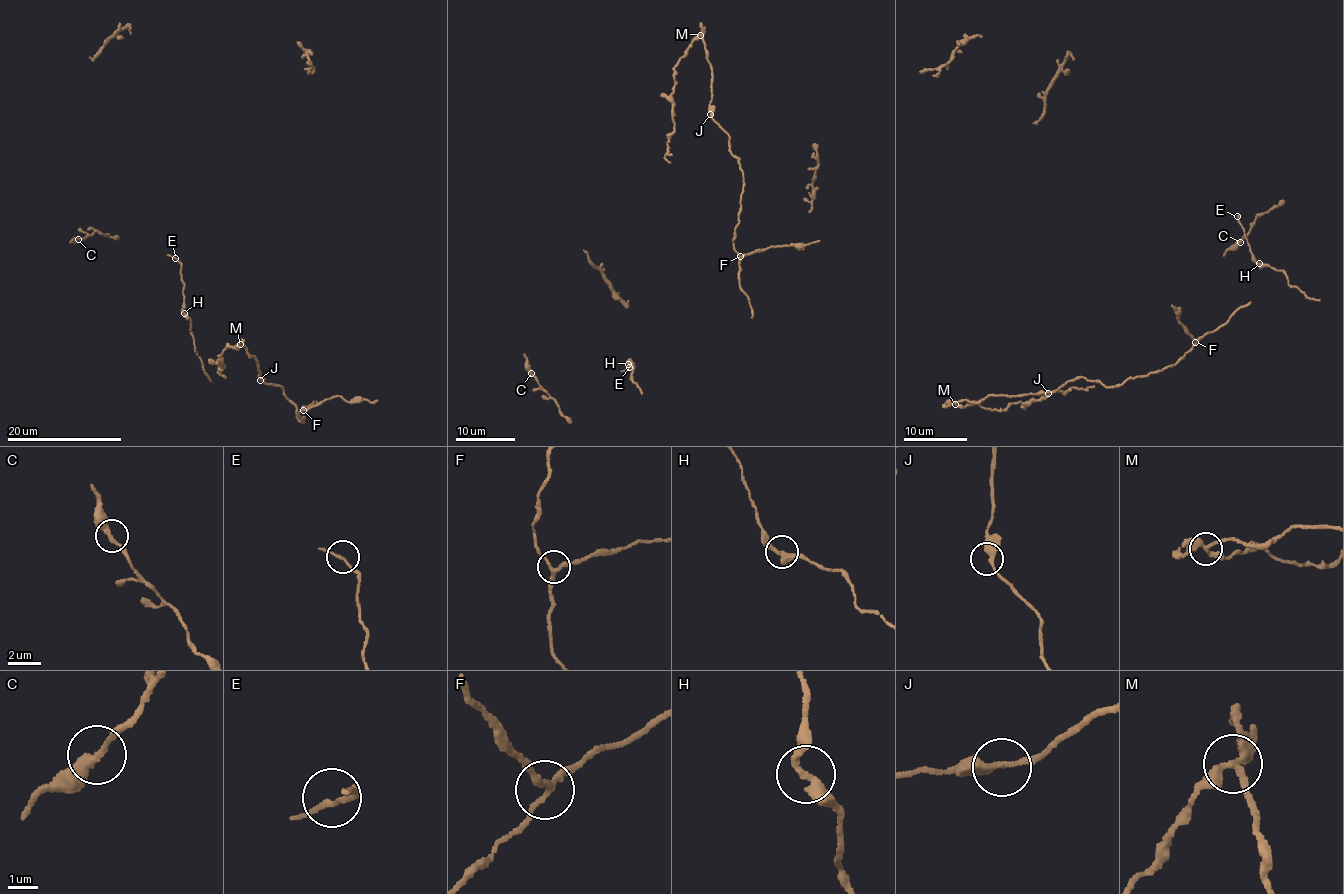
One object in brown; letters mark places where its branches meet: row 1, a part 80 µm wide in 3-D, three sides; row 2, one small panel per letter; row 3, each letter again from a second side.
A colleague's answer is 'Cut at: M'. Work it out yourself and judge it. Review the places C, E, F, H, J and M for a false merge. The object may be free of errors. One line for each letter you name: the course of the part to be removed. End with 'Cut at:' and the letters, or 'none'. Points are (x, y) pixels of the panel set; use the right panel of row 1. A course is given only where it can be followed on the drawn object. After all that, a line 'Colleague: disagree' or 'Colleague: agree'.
M: (956, 404), (963, 407), (977, 403), (994, 410), (1007, 409), (1013, 404), (1042, 400), (1054, 391), (1095, 386)
Cut at: M
Colleague: agree

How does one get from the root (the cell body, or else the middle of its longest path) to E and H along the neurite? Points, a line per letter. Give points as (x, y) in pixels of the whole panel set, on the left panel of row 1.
E: (211, 381), (195, 352), (190, 321), (182, 311), (181, 264), (175, 258)
H: (211, 381), (195, 352), (191, 321), (184, 313)

